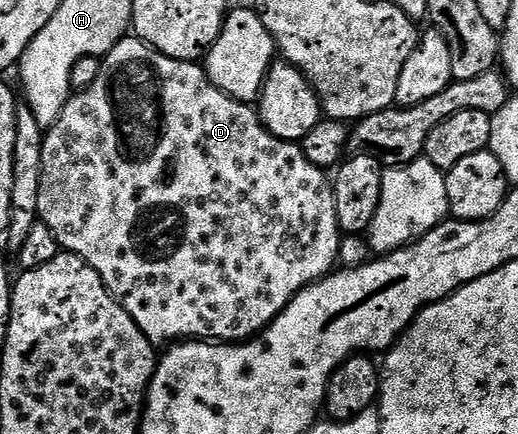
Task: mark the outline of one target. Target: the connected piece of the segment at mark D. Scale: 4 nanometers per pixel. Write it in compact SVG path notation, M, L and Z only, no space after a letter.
M133 35L126 36L105 56L95 81L86 89L74 92L57 122L45 130L40 174L36 212L40 224L51 227L64 252L74 253L93 268L115 303L131 315L154 347L165 347L182 339L212 339L217 343L250 340L289 306L296 293L334 272L341 256L343 234L335 215L330 174L315 167L303 155L300 144L272 137L263 127L256 108L228 97L215 87L198 62L171 59Z

